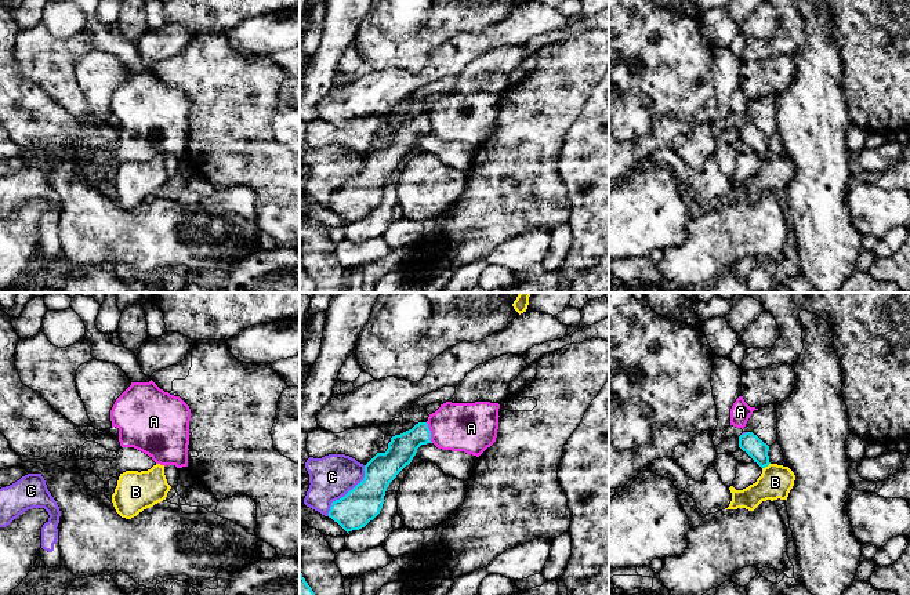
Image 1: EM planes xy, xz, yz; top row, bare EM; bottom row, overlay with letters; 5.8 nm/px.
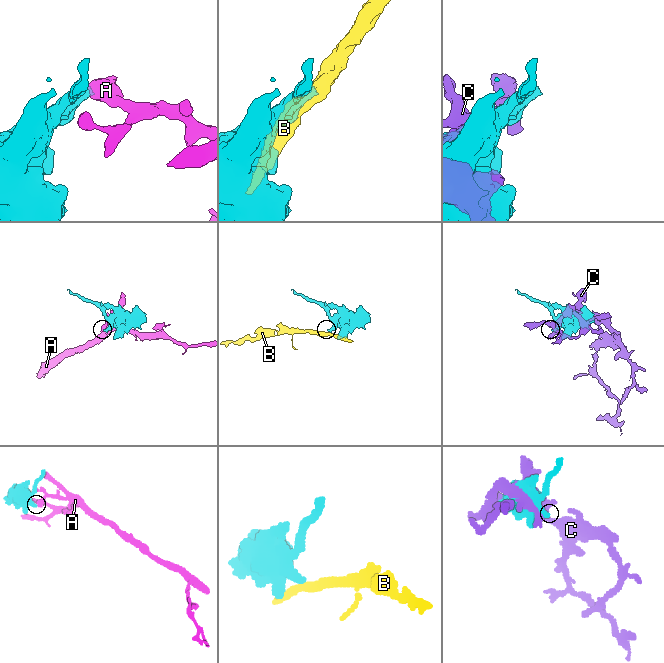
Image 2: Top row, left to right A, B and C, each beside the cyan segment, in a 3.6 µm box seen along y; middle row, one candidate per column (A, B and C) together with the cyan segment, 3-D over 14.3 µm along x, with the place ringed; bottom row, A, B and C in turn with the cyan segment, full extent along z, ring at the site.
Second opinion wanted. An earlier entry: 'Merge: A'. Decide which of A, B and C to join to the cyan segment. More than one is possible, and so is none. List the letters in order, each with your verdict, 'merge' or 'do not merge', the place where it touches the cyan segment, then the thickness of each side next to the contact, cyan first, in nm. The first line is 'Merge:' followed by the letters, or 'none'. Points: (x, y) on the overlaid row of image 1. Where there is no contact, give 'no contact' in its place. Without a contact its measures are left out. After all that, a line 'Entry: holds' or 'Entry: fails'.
Merge: none
A: do not merge; meets cyan in xz at (430, 432); 160 nm thick on the cyan side, 280 nm on the other
B: do not merge; meets cyan in yz at (765, 465); 120 nm thick on the cyan side, 190 nm on the other
C: do not merge; meets cyan in xz at (348, 492); 220 nm thick on the cyan side, 260 nm on the other
Entry: fails

